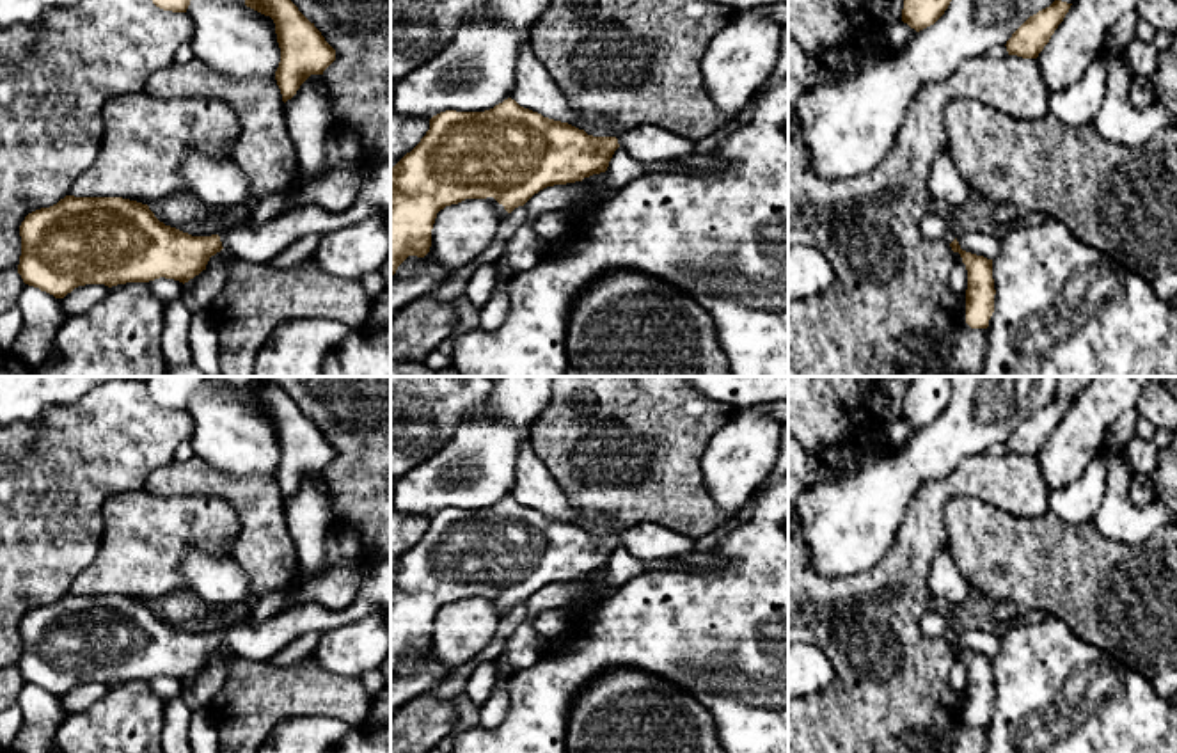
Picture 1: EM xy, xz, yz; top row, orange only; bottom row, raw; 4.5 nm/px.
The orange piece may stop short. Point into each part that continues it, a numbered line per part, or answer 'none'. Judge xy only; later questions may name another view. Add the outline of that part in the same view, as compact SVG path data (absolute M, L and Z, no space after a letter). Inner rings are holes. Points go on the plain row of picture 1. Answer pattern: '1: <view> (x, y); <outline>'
1: xy (261, 642); M391 559L362 568L362 583L355 600L343 611L330 611L318 602L304 602L263 623L234 623L218 634L222 645L236 655L270 661L307 632L325 634L378 613L391 613Z

